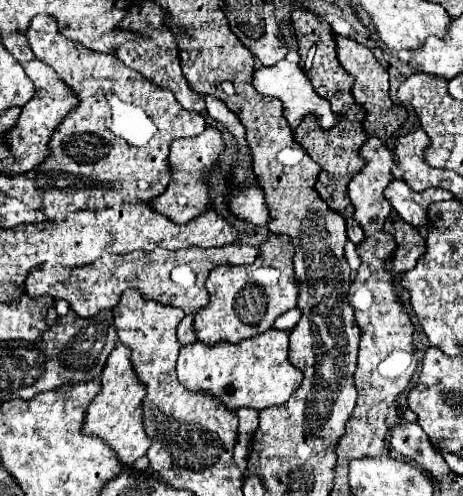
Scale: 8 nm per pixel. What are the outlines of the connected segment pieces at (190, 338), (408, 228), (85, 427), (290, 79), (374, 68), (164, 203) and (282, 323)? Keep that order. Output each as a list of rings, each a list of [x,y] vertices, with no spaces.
[[[186,315],[180,325],[178,325],[178,339],[184,343],[194,343],[196,341],[196,333],[192,333],[192,325],[194,325],[194,315]]]
[[[390,213],[384,231],[396,239],[396,251],[388,257],[386,269],[394,275],[400,275],[412,267],[416,267],[418,257],[426,251],[426,243],[420,231],[414,225],[408,225],[396,213]]]
[[[116,345],[114,351],[110,353],[104,371],[102,371],[102,389],[92,399],[84,423],[82,423],[82,433],[90,437],[100,437],[110,449],[114,449],[118,461],[124,467],[132,467],[136,459],[144,457],[150,439],[144,433],[142,425],[142,397],[144,397],[144,387],[138,381],[134,369],[130,367],[130,349],[126,345]]]
[[[280,61],[278,65],[272,65],[272,67],[260,67],[254,71],[254,77],[252,77],[252,85],[258,89],[258,93],[262,95],[272,95],[272,97],[278,97],[284,105],[284,117],[288,123],[292,121],[300,121],[302,117],[306,117],[308,113],[314,113],[322,125],[322,129],[330,129],[338,117],[332,113],[330,109],[330,103],[322,97],[318,97],[312,89],[312,83],[308,81],[306,73],[300,69],[298,63],[290,63],[290,61]]]
[[[334,35],[336,37],[336,51],[338,51],[338,61],[340,65],[354,77],[354,99],[358,105],[362,105],[366,117],[362,121],[366,133],[370,135],[376,135],[380,139],[386,139],[390,137],[394,131],[400,129],[400,125],[406,121],[408,113],[404,107],[398,107],[390,101],[390,95],[388,95],[388,73],[386,69],[378,63],[378,59],[372,55],[372,51],[364,45],[360,45],[358,41],[354,39],[348,39],[348,37],[342,37],[342,35]]]
[[[206,127],[204,133],[200,133],[196,137],[172,141],[170,157],[168,157],[170,183],[168,183],[168,189],[160,197],[150,201],[150,207],[154,211],[158,211],[160,215],[170,217],[170,221],[176,225],[184,225],[190,219],[204,213],[204,209],[208,205],[208,191],[206,191],[204,175],[208,173],[212,163],[218,159],[218,153],[222,153],[222,149],[224,149],[224,145],[222,145],[220,131],[214,127]]]
[[[290,309],[290,311],[282,313],[275,320],[274,327],[282,330],[292,330],[294,325],[298,323],[298,319],[300,319],[300,311],[298,309]]]

